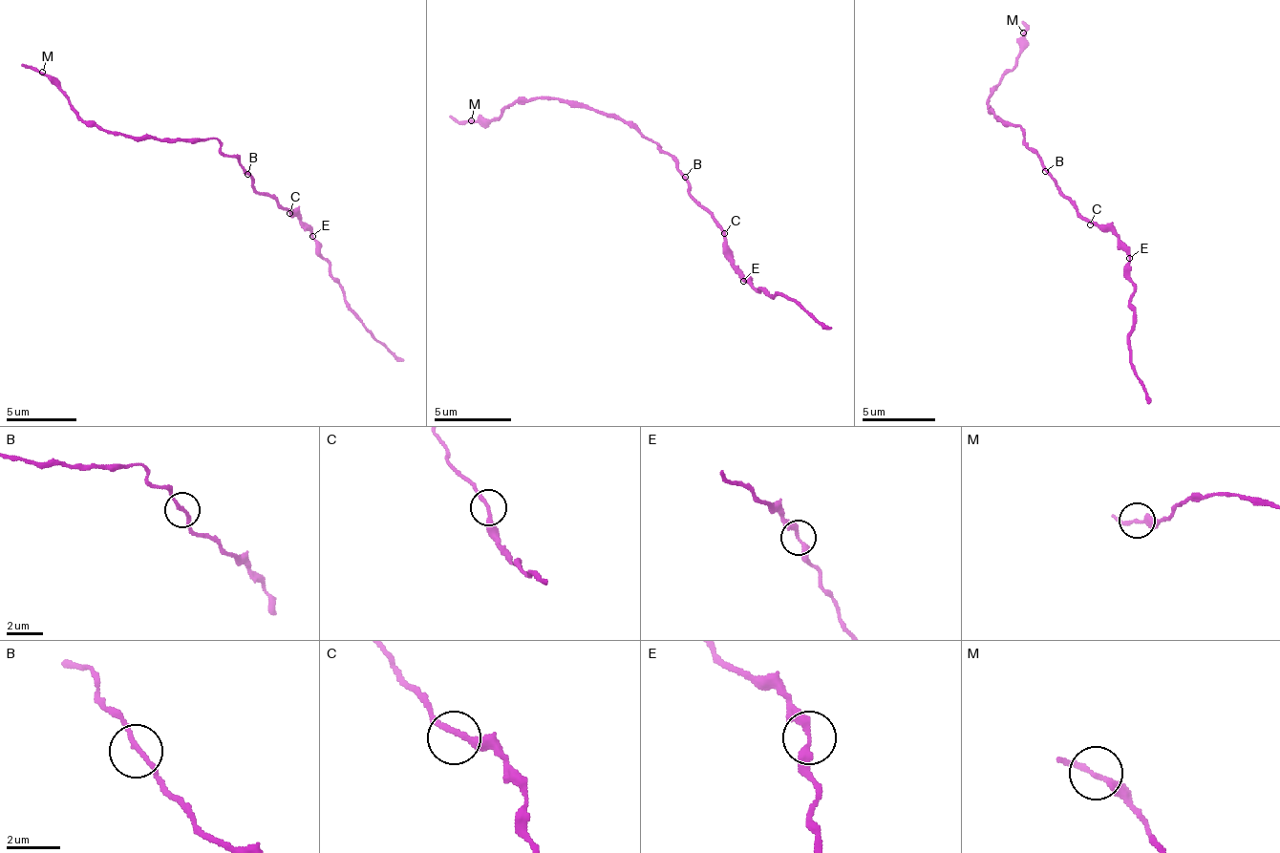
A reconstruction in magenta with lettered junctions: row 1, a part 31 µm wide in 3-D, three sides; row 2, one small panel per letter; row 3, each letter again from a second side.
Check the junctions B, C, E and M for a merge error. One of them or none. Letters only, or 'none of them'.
none of them

